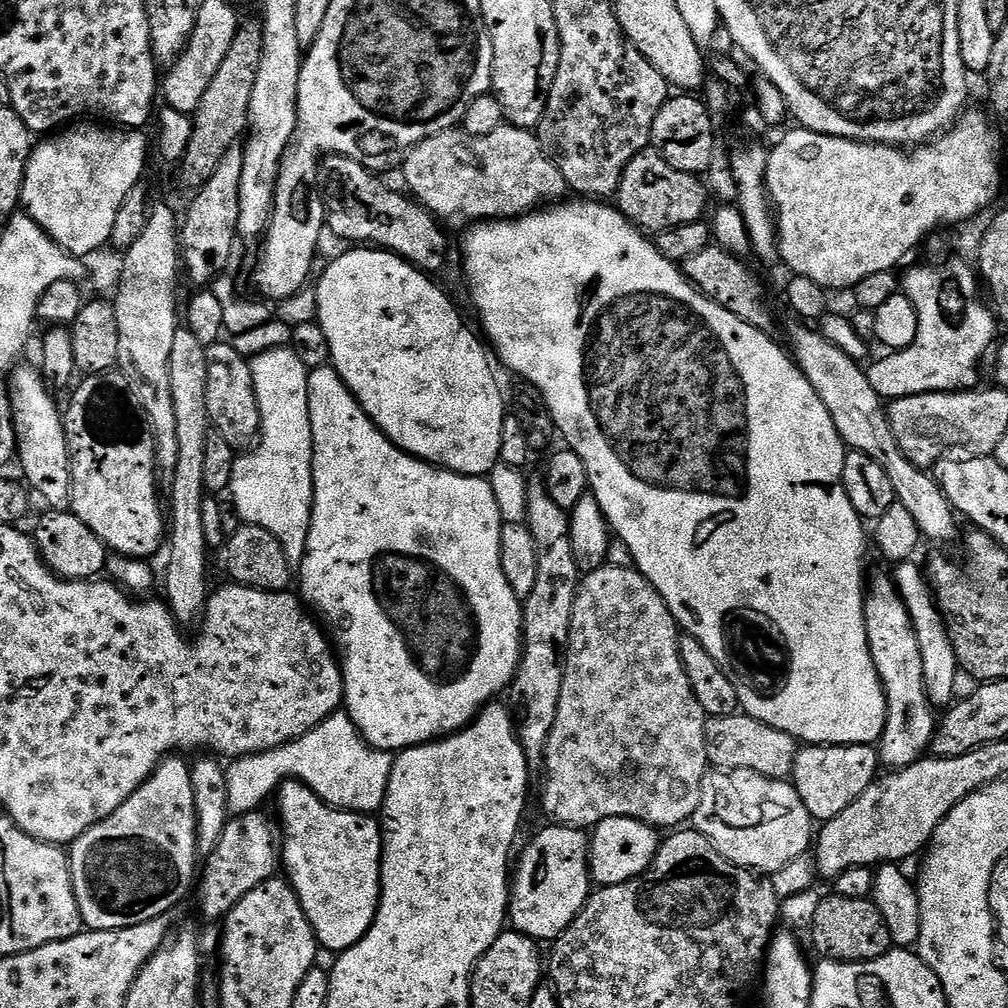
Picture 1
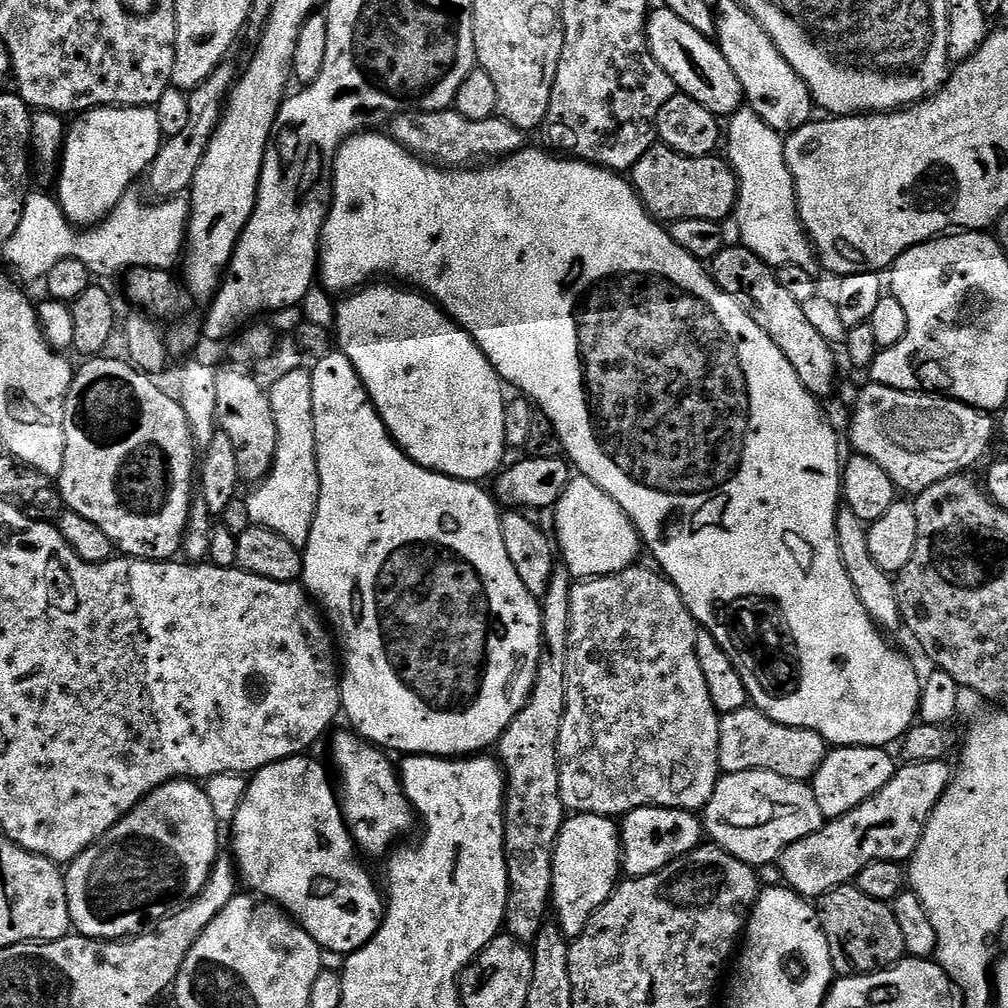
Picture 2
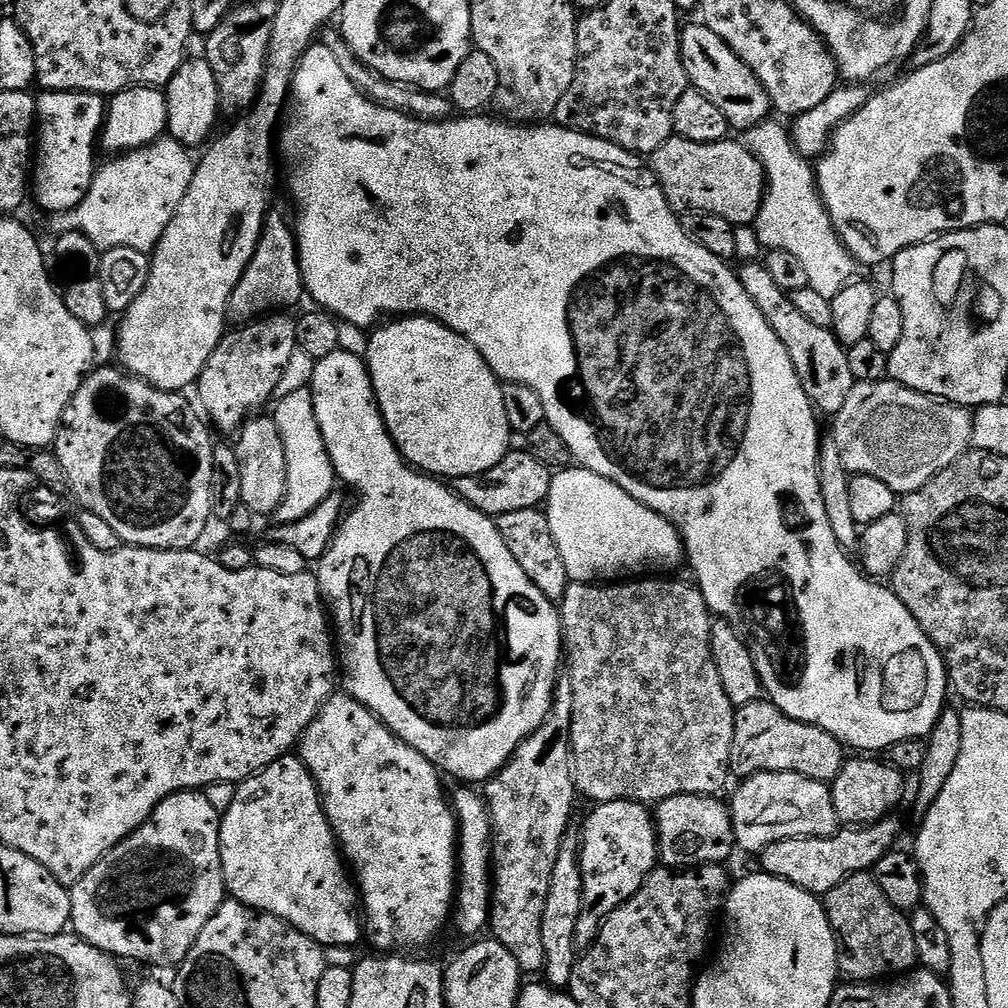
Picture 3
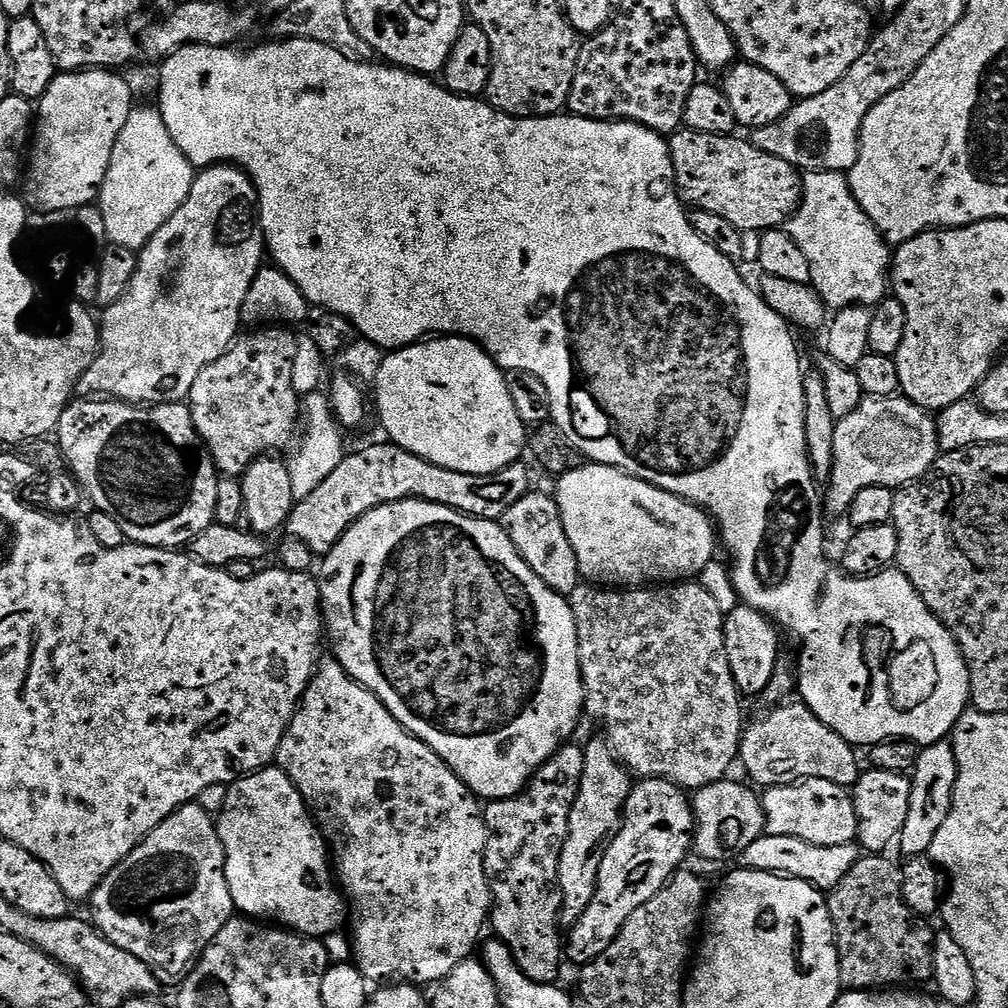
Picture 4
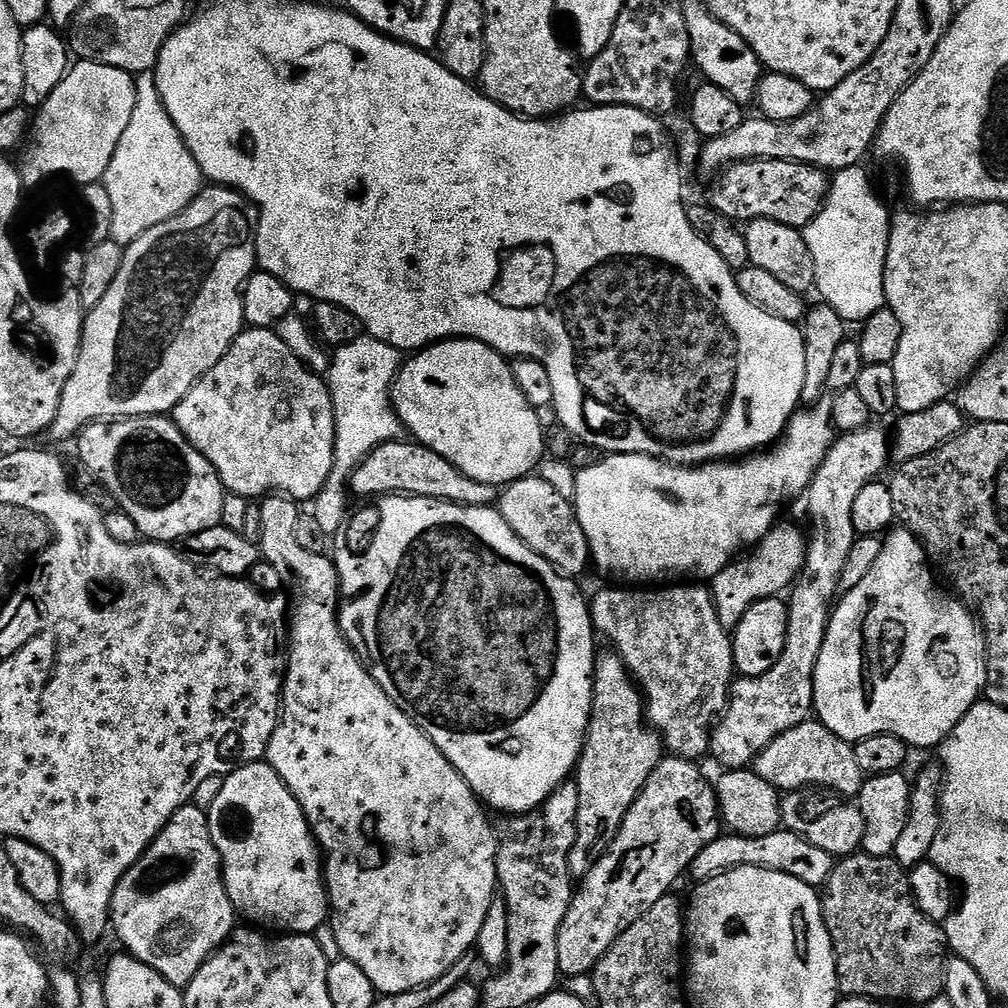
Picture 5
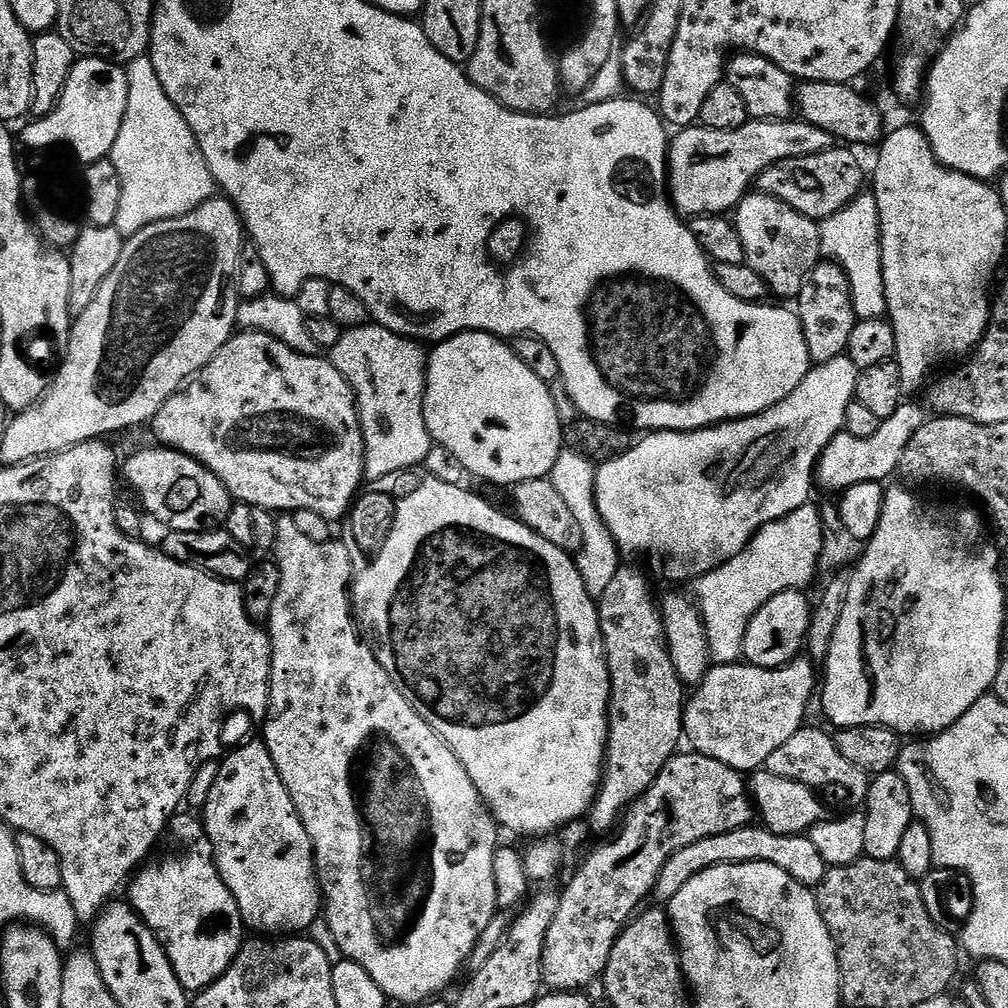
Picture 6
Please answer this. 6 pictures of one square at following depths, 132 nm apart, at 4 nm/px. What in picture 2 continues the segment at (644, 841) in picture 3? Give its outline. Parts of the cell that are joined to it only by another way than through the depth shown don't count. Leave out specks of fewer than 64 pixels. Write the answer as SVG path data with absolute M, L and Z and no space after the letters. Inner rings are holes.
M589 812L569 815L560 828L556 849L552 855L550 901L555 923L559 924L565 936L575 938L582 934L589 918L615 892L621 876L622 853L617 821L610 816L599 816Z

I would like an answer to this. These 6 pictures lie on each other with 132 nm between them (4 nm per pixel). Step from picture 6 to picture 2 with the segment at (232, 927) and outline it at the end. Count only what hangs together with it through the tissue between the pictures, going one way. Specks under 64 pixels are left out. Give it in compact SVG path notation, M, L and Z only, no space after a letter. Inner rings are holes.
M181 778L171 780L170 783L164 784L160 788L155 788L150 795L141 800L138 806L134 806L132 812L125 814L106 835L100 837L99 840L95 840L78 859L67 865L64 885L66 886L66 902L70 910L73 929L79 935L88 936L92 940L127 940L145 931L153 922L163 920L165 916L175 912L177 908L191 902L206 886L216 857L221 855L220 832L222 832L222 825L214 818L214 810L211 808L210 801L206 799L203 787L199 783Z

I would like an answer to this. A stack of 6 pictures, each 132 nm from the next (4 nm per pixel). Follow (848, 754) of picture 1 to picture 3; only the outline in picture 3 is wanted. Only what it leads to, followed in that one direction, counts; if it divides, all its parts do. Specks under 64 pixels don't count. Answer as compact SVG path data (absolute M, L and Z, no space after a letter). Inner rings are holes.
M880 758L845 759L842 770L830 782L834 810L841 825L867 826L891 817L904 796L905 773L898 771L893 764Z

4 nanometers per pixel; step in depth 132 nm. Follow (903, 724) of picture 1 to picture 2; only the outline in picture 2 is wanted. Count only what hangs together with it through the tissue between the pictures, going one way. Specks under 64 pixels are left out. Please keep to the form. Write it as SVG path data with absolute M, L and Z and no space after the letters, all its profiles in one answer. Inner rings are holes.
M847 506L841 507L836 514L836 533L838 534L838 550L842 554L842 566L846 566L846 574L850 574L850 582L854 582L854 590L866 606L866 614L876 623L876 627L885 633L901 631L902 621L900 607L898 606L898 594L896 593L895 579L874 562L870 554L870 538L868 537L868 525L854 510Z

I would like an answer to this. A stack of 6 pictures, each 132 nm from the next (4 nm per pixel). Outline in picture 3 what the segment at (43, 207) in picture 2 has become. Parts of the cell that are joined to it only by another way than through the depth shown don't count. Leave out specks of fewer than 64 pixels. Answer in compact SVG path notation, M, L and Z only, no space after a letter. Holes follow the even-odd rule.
M161 138L153 144L135 148L133 152L113 155L105 164L103 161L97 167L92 184L88 187L88 193L84 195L82 202L75 210L67 213L67 227L82 233L97 250L129 248L145 254L151 253L162 238L166 226L170 226L182 198L186 198L186 190L196 173L194 156L192 160L188 152L191 151L177 140Z

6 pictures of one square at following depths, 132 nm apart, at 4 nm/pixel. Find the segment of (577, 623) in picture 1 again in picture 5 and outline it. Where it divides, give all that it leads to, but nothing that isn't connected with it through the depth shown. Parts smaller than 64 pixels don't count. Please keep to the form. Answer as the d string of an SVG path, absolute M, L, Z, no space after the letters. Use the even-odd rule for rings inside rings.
M676 582L671 586L612 586L605 592L600 592L596 597L591 597L590 607L592 610L592 626L601 637L604 636L613 644L615 655L619 656L621 663L628 669L629 675L638 685L646 701L646 719L657 732L660 739L664 741L664 747L673 756L679 756L681 760L693 762L703 761L703 756L707 757L710 752L712 742L712 730L716 726L717 720L724 714L724 709L728 707L728 698L732 690L734 679L734 665L732 663L732 638L729 629L722 626L718 618L716 602L712 598L711 591L707 587L696 582Z

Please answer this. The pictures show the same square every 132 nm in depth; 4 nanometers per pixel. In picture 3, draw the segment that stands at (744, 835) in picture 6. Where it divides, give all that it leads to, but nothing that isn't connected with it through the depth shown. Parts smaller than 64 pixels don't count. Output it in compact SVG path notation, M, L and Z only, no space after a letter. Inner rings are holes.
M885 818L877 824L848 826L834 836L803 836L774 842L759 853L759 867L774 878L782 878L813 896L822 898L834 886L859 872L875 869L887 852L893 851L900 824L896 818Z

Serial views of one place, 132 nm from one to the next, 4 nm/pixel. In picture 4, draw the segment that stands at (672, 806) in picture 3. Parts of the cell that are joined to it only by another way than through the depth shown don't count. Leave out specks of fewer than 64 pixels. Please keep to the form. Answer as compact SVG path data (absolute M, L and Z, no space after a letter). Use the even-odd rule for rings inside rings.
M725 778L710 786L695 789L691 797L692 817L696 819L694 852L704 860L724 860L727 856L735 857L742 850L746 850L750 842L765 835L764 801L761 793L747 783L739 784L732 779Z

